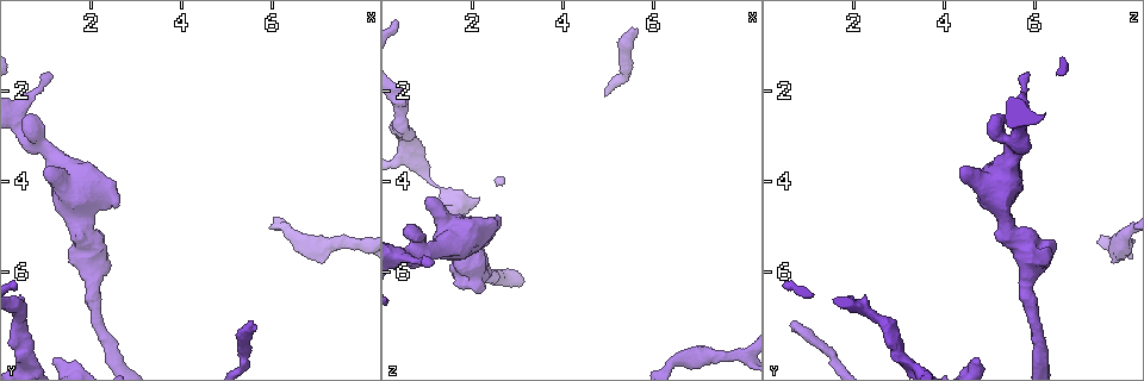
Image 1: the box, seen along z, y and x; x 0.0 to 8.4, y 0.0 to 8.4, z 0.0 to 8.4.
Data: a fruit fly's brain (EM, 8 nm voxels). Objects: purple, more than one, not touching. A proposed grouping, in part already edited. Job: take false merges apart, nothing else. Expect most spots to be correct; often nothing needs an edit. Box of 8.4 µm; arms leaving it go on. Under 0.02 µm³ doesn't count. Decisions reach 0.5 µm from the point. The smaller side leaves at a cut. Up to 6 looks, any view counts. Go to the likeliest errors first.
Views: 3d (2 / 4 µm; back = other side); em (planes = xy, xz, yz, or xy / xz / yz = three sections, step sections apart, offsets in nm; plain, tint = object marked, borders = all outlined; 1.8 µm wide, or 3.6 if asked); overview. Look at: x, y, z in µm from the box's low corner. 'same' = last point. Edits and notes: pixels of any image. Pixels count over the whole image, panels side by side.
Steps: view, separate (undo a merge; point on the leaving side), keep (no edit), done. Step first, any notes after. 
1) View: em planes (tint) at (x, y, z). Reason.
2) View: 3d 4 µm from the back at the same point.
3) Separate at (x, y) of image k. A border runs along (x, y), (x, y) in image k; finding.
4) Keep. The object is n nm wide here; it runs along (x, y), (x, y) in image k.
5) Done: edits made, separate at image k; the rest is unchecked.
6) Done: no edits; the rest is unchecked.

View: em xy step 4 (tint) at (0.80, 3.20, 5.55). Abrupt turn.

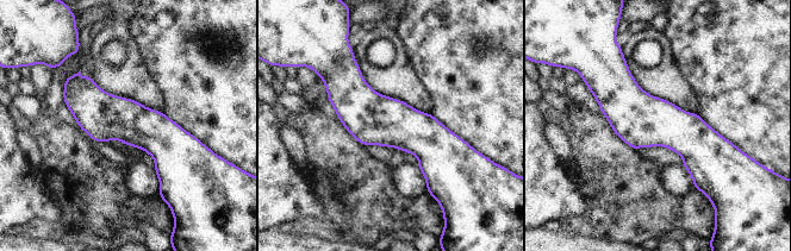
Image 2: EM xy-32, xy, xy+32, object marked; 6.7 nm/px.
Keep. The object is 320 nm wide here; continuous, no second neuron.

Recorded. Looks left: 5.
View: 3d 2 µm at (6.60, 5.30, 7.90). Calibre changes.

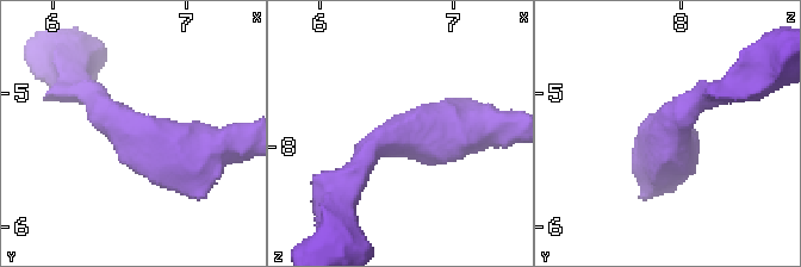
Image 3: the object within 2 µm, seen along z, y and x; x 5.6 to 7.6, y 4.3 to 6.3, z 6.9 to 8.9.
View: em planes (tint) at (6.56, 5.26, 7.96).

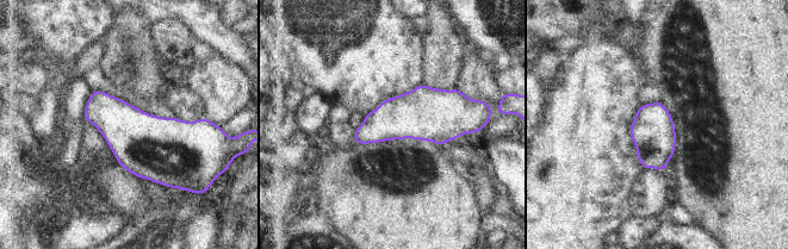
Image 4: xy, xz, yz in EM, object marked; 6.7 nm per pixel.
Keep. All the same neuron.

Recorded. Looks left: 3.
View: em planes (plain) at (2.05, 6.35, 5.80). Calibre changes.

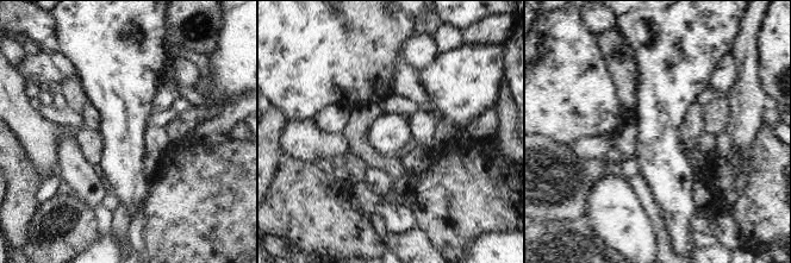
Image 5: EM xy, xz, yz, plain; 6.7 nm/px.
View: em planes (tint) at the same point.

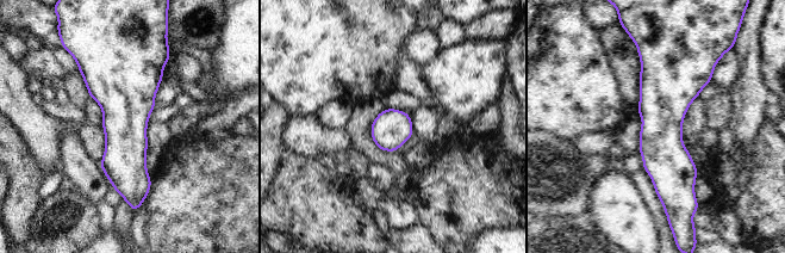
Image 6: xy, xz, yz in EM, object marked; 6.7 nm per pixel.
Keep. The object is 260 nm wide here; all the same neuron.

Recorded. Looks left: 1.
Done: no edits; the rest is unchecked.

